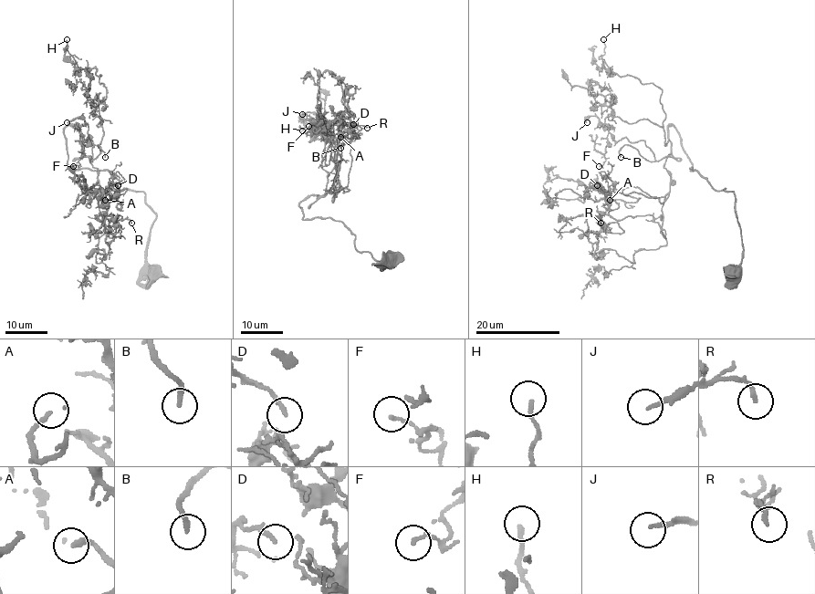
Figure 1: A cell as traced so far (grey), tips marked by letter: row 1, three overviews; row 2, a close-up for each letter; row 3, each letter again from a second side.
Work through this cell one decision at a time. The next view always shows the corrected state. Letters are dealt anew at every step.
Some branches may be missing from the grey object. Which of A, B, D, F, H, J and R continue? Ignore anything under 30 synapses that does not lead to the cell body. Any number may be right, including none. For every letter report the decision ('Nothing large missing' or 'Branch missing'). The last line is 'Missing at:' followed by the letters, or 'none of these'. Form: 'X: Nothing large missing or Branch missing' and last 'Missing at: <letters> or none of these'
A: Branch missing
B: Branch missing
D: Nothing large missing
F: Nothing large missing
H: Nothing large missing
J: Nothing large missing
R: Nothing large missing
Missing at: A, B

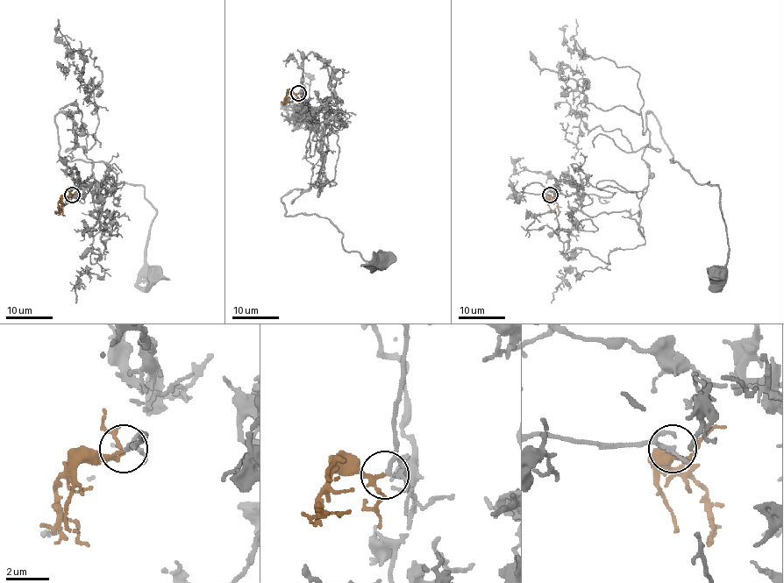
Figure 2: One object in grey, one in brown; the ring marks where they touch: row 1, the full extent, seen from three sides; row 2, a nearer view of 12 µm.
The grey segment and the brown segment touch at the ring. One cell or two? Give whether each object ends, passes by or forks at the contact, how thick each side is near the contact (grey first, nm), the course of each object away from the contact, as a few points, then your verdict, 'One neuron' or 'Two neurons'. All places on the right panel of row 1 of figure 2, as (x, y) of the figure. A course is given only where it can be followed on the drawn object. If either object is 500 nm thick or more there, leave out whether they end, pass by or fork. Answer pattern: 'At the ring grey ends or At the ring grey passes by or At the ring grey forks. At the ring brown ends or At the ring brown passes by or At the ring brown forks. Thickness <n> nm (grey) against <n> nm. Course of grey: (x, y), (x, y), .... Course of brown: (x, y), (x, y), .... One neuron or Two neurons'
At the ring grey forks. At the ring brown passes by. Thickness 140 nm (grey) against 140 nm. Course of grey: (550, 195), (509, 187), (572, 195), (583, 178), (639, 198), (651, 112), (670, 159), (719, 188), (716, 273). Course of brown: (550, 195), (558, 216). One neuron

